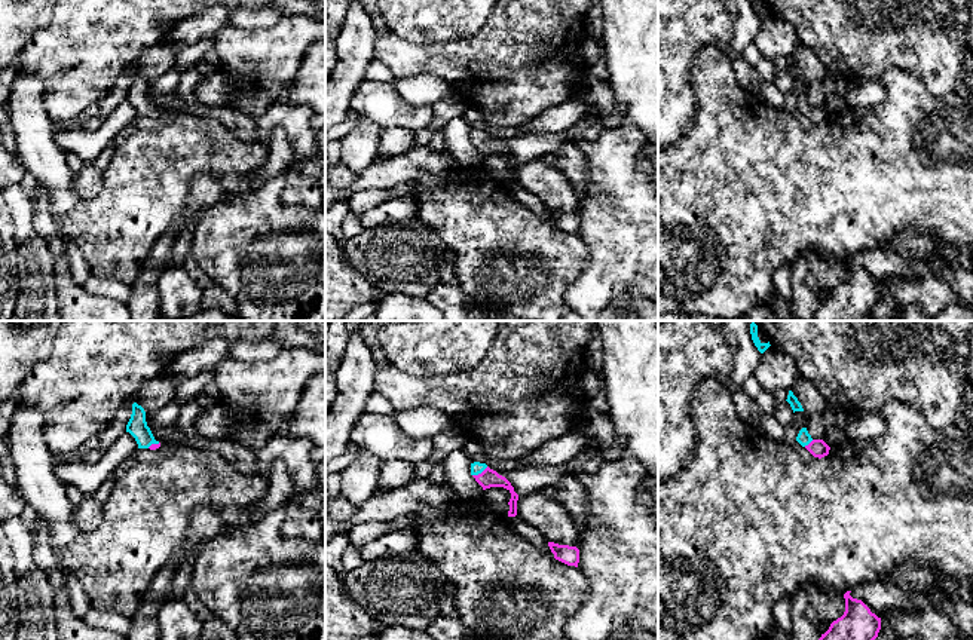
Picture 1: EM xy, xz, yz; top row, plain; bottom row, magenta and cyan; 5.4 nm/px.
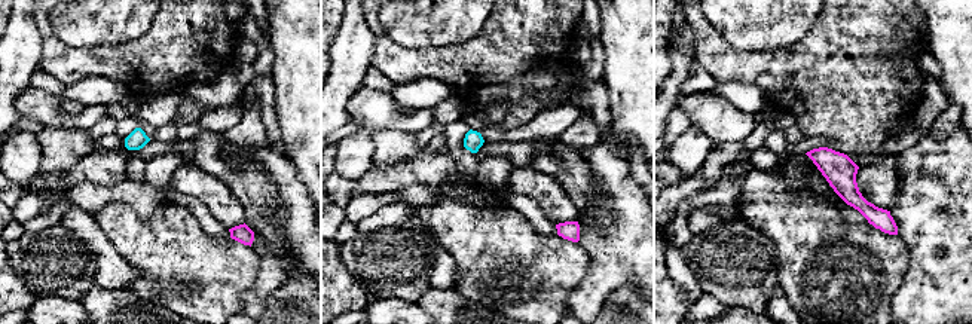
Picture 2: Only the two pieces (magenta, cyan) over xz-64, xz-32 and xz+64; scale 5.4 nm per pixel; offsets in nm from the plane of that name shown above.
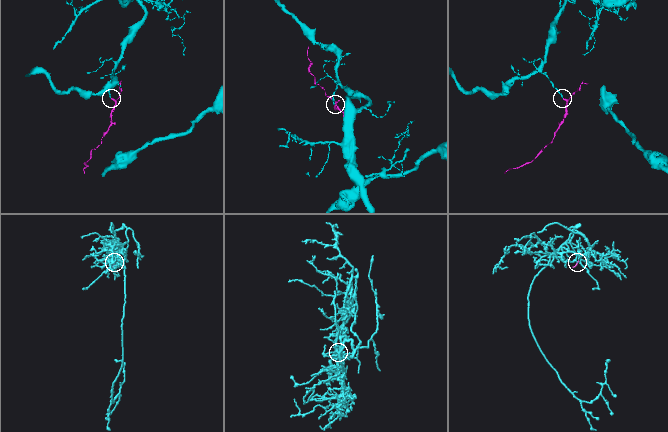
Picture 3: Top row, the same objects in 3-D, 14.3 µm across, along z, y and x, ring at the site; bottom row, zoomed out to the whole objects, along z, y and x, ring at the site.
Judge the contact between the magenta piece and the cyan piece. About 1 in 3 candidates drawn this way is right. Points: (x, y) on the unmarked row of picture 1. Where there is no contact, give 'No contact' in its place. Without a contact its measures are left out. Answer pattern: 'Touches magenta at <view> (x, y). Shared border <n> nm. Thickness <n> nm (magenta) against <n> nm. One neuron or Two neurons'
Touches magenta at xz (482, 140). Shared border 100 nm. Thickness 100 nm (magenta) against 70 nm. One neuron

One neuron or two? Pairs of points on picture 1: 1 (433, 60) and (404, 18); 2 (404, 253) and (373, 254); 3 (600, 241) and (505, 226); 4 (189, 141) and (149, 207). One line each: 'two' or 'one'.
1: two
2: one
3: two
4: one

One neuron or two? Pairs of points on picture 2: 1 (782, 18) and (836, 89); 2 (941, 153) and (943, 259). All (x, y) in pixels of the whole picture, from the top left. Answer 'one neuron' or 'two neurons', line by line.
1: two neurons
2: one neuron

